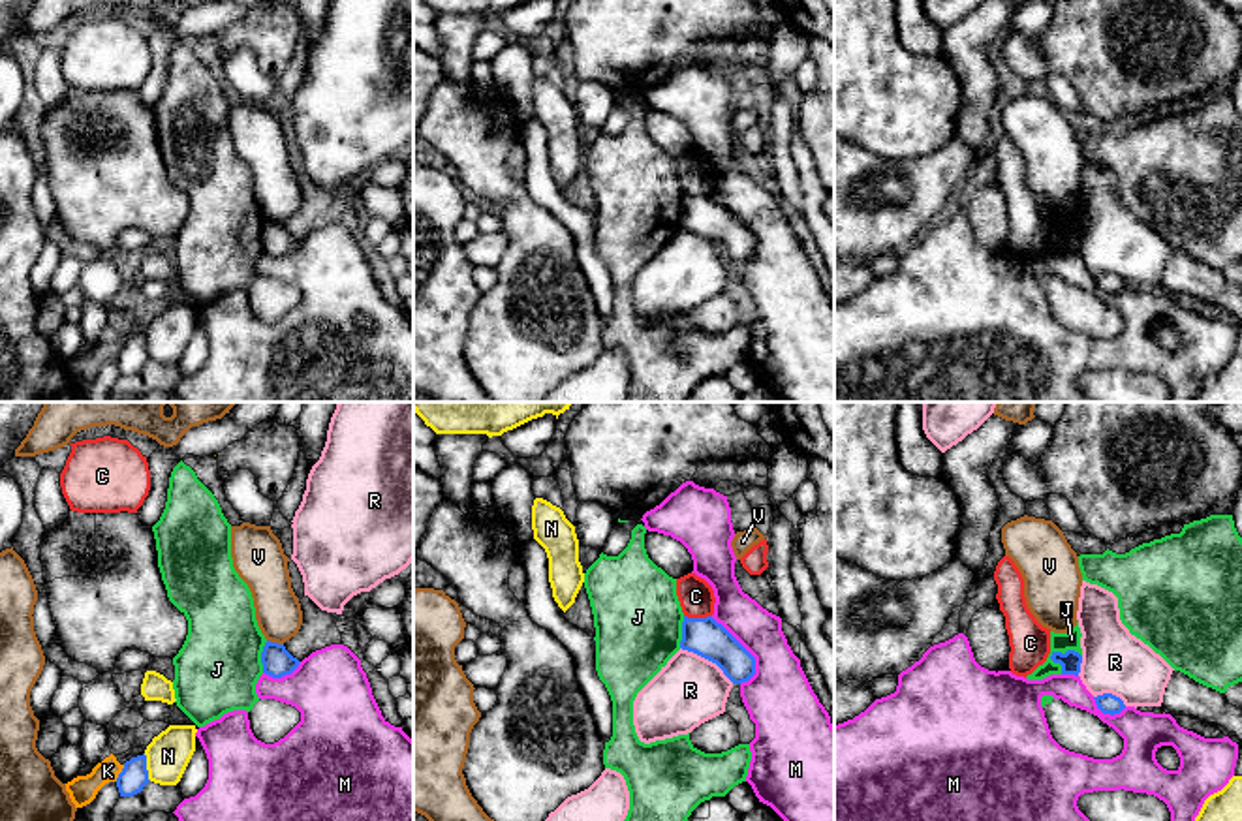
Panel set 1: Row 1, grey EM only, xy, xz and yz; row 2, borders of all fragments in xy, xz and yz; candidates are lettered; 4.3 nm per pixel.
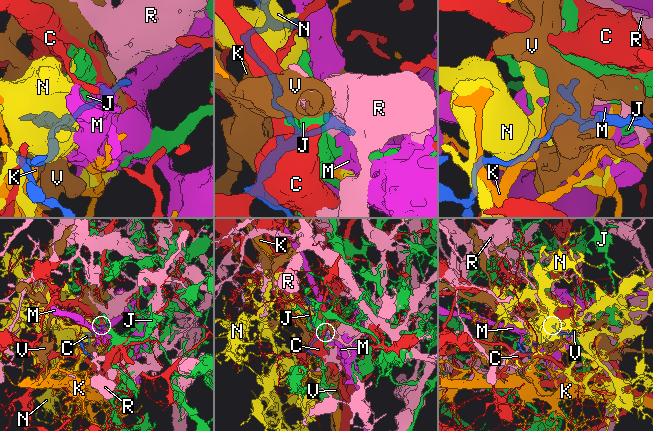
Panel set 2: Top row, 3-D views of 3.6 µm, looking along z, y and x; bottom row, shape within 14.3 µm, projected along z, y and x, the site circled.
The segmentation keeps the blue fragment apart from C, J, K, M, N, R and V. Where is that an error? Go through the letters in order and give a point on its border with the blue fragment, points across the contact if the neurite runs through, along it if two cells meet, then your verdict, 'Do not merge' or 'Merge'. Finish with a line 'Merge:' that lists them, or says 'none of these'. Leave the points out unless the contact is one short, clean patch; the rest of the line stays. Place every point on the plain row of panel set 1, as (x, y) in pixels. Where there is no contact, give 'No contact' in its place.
C: Touches blue at xz (698, 198). Boundary: xz (684, 194), (711, 196). Do not merge
J: Touches blue at yz (1066, 232). Boundary: yz (1081, 233), (1066, 230), (1055, 232), (1049, 237). Do not merge
K: Touches blue at xy (121, 352). Do not merge
M: Touches blue at xz (745, 228). Do not merge
N: Touches blue at xy (145, 346). Do not merge
R: Touches blue at xz (707, 237). Do not merge
V: Touches blue at xy (275, 222). Do not merge
Merge: none of these

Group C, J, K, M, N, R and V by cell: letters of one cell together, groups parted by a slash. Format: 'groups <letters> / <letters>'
groups C / J / K / M / N / R / V

